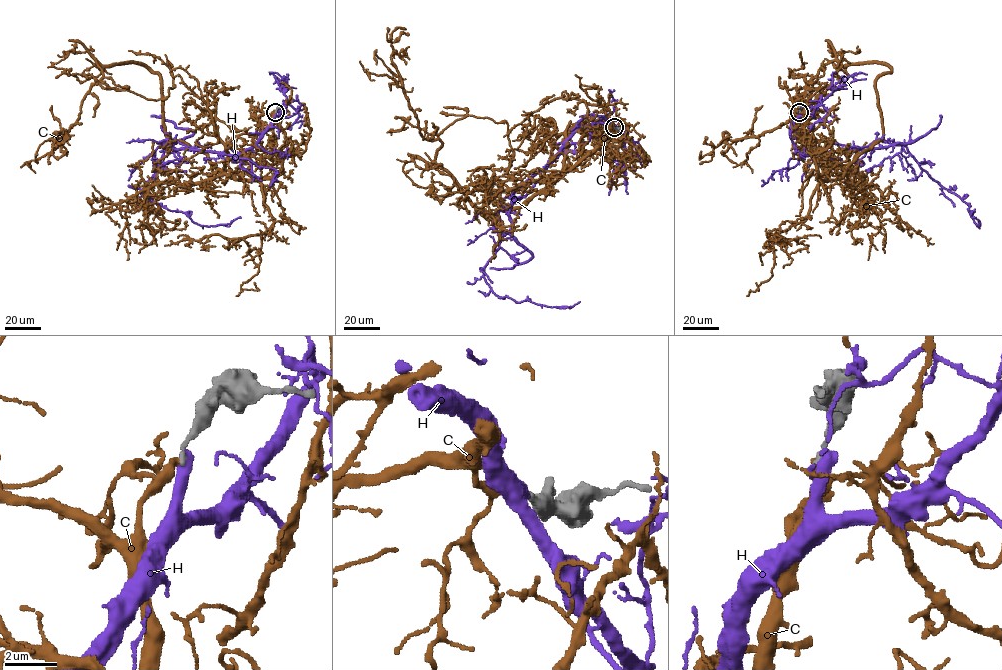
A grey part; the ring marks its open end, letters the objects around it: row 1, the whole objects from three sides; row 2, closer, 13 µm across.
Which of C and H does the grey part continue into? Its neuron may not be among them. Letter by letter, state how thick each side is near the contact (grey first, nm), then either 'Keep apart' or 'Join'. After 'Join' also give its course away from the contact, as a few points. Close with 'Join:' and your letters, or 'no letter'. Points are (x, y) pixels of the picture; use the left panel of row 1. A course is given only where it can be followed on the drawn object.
C: Thickness 170 nm (grey) against 400 nm. Keep apart
H: Thickness 190 nm (grey) against 500 nm. Keep apart
Join: no letter

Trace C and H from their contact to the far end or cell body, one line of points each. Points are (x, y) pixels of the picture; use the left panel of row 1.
C: (275, 111), (279, 172), (231, 178), (165, 133), (157, 73), (96, 60), (99, 83), (168, 96), (128, 50)
H: (275, 111), (261, 138), (236, 155), (175, 149), (171, 143), (145, 185), (154, 202), (201, 225), (241, 217)

